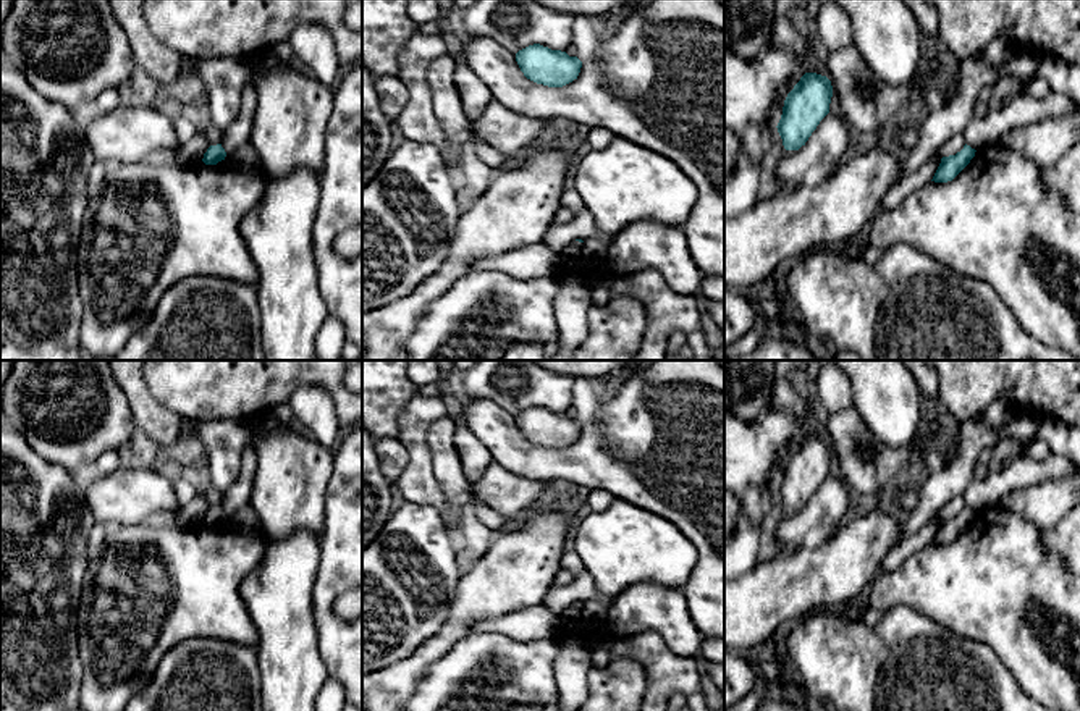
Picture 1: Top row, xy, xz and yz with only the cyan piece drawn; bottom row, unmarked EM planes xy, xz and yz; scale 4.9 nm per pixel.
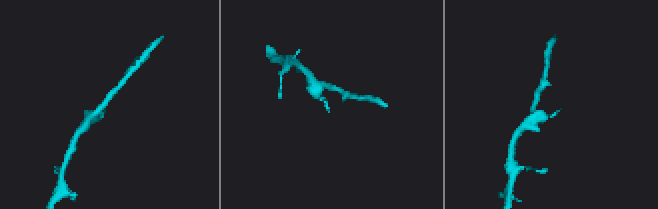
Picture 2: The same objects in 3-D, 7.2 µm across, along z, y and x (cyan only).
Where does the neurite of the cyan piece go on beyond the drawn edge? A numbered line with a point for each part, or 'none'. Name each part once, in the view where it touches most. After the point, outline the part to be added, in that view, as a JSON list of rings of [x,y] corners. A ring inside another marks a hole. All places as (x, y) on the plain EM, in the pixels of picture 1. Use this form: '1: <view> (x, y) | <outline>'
none

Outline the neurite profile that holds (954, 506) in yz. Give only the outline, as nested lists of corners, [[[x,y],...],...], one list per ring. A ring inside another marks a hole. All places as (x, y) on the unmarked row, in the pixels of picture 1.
[[[957,494],[952,499],[949,499],[946,504],[943,504],[934,515],[941,517],[941,519],[949,519],[949,517],[956,517],[957,514],[960,514],[965,507],[965,499],[964,494]]]

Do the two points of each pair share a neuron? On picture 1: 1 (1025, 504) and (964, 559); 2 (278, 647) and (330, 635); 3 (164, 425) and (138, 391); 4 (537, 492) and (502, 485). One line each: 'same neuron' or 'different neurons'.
1: different neurons
2: different neurons
3: same neuron
4: same neuron

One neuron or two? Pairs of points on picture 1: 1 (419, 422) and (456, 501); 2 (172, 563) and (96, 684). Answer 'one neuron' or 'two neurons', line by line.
1: two neurons
2: one neuron

